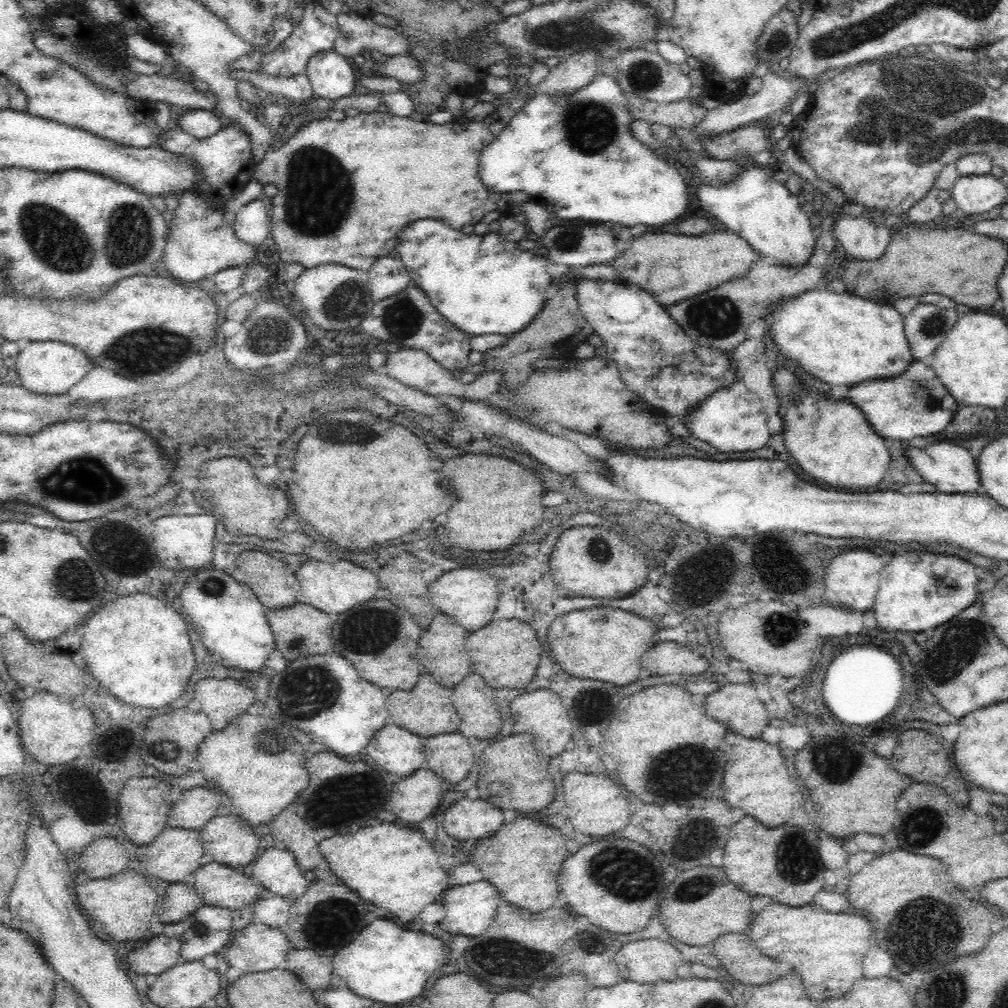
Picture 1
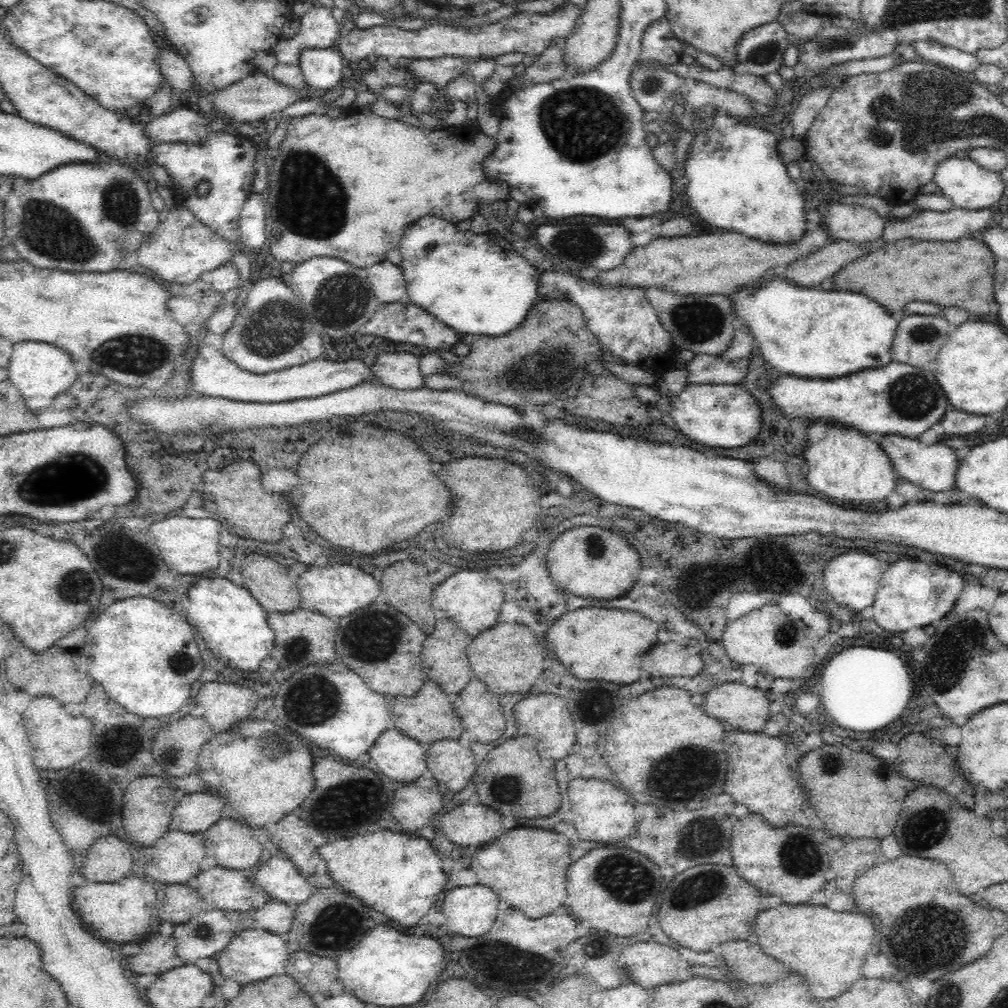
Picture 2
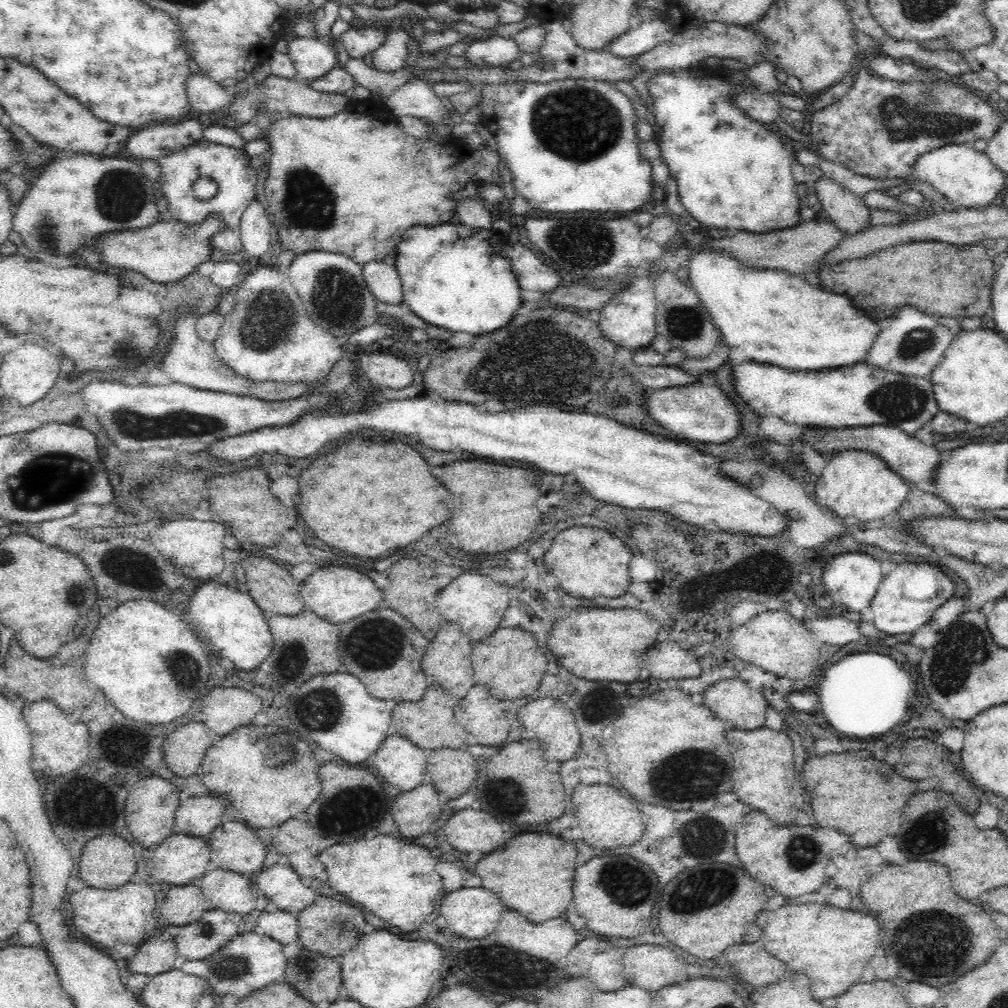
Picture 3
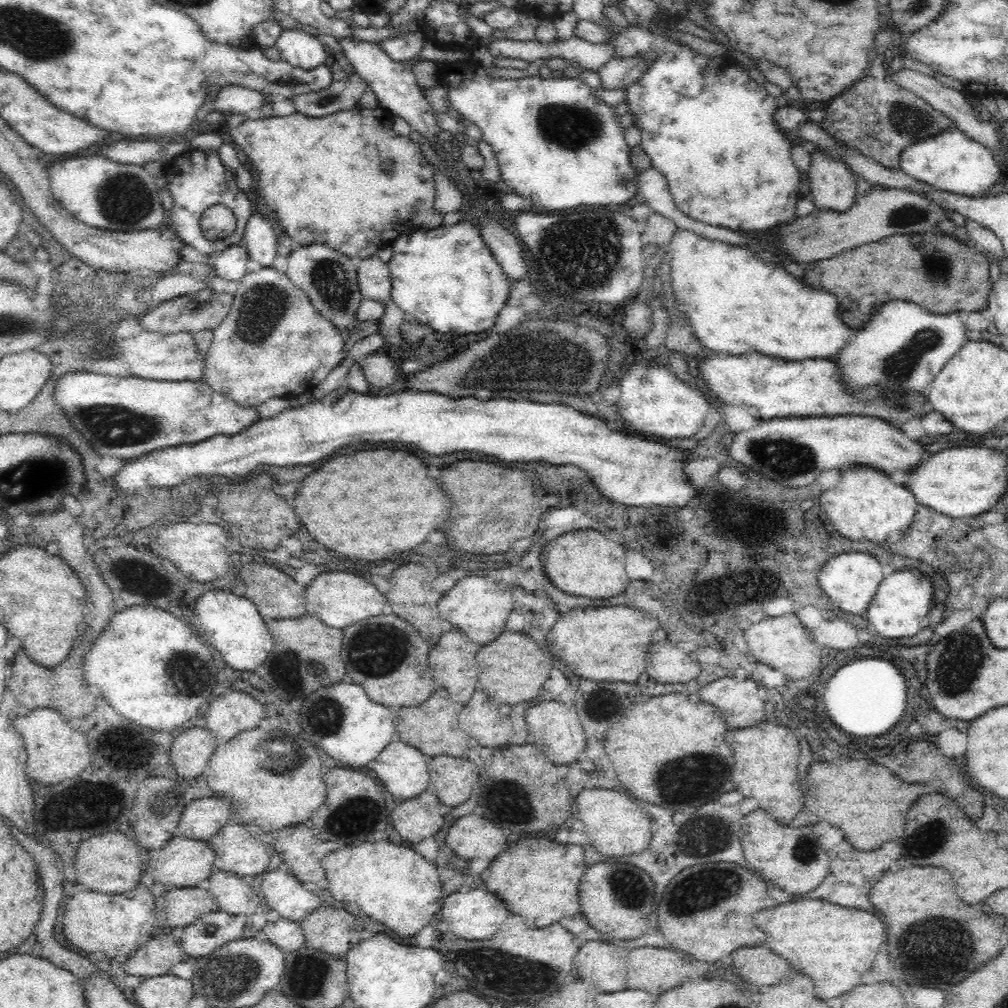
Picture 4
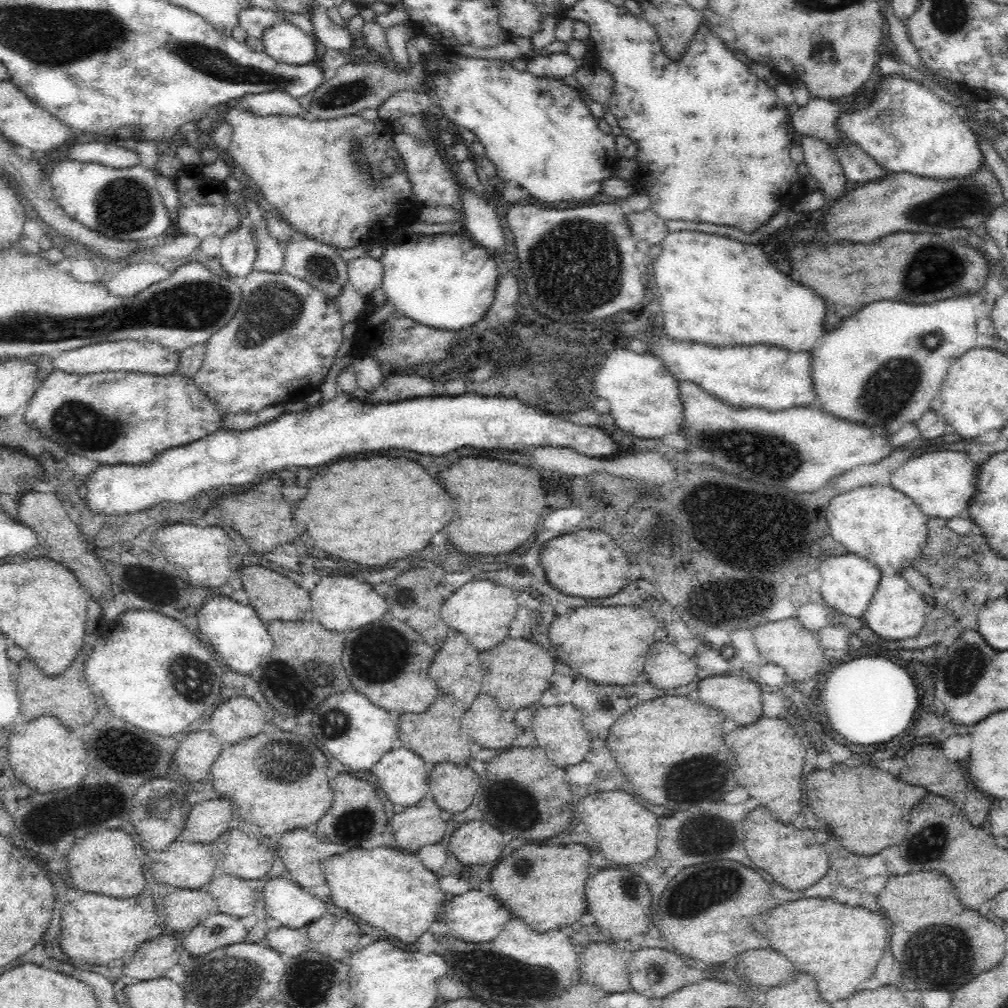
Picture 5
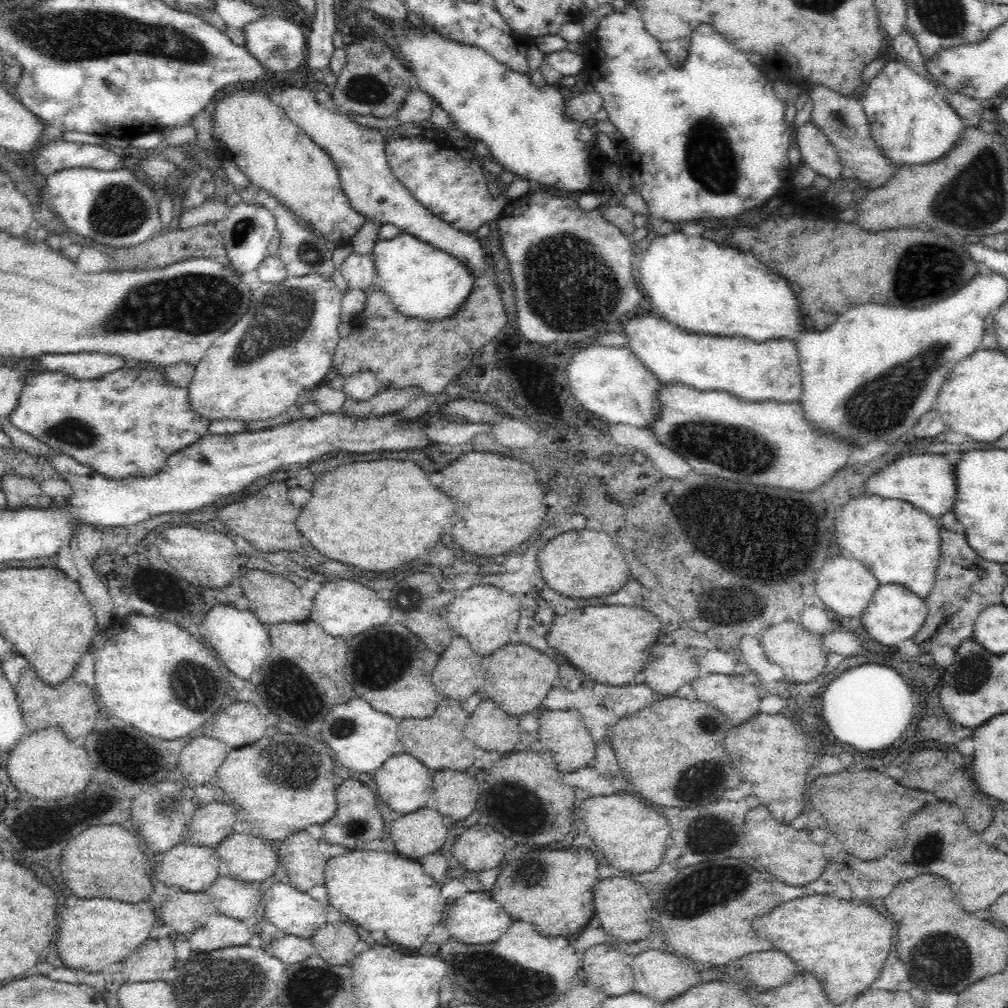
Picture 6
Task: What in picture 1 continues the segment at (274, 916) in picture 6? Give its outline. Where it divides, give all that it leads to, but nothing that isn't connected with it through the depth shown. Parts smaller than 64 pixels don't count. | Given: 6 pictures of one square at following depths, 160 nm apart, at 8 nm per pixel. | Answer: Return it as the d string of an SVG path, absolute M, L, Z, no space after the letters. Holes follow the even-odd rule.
M276 847L268 848L260 855L249 873L272 894L290 902L301 897L311 883L300 871L294 854Z

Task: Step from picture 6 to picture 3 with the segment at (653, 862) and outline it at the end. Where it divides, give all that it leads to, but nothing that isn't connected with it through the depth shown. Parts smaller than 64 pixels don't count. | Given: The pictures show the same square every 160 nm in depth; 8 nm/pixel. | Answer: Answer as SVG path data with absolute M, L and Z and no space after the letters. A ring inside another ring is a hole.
M579 784L574 789L572 804L575 806L576 826L582 828L576 830L578 834L584 834L584 842L591 848L618 848L618 846L632 846L643 837L647 822L642 820L642 808L636 808L632 800L622 796L616 788L605 784L586 785Z

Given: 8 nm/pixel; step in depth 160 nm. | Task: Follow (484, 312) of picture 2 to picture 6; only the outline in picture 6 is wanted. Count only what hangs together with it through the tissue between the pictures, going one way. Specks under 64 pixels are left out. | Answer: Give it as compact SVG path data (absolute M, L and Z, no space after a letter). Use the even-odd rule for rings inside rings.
M400 233L390 240L379 240L373 249L374 282L389 297L398 312L412 318L444 320L458 312L468 299L474 277L458 259L419 240L416 236Z

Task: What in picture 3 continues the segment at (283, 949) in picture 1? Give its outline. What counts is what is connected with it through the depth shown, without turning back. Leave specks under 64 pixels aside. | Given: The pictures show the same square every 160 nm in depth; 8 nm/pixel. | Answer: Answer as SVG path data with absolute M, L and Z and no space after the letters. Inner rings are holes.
M254 931L239 932L206 958L208 975L204 979L205 988L210 994L217 994L219 997L231 994L240 1000L272 983L284 982L287 959L282 953L282 948L283 944L269 936L259 935Z

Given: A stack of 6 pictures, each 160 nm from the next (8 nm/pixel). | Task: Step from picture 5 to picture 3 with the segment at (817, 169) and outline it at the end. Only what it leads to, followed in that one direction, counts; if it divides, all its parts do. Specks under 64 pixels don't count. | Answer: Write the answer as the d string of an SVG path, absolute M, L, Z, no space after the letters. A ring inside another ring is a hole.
M823 174L811 192L818 198L819 214L829 218L838 229L852 235L868 226L870 209L864 205L862 197L840 186L833 178Z

